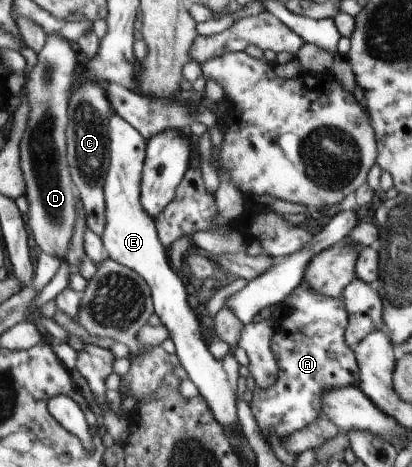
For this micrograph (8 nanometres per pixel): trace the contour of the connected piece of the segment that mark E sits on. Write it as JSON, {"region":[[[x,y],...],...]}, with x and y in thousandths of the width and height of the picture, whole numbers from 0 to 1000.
{"region":[[[267,248],[267,358],[255,392],[255,428],[260,435],[260,488],[248,507],[255,548],[267,548],[282,563],[311,570],[359,608],[371,668],[391,694],[408,707],[410,724],[425,743],[434,782],[454,799],[459,814],[478,829],[485,850],[505,865],[524,899],[549,923],[568,966],[585,957],[590,929],[575,921],[583,910],[573,897],[573,812],[578,812],[578,775],[563,747],[536,769],[519,767],[505,754],[490,722],[490,694],[476,670],[461,662],[451,638],[461,638],[447,606],[413,576],[393,520],[383,520],[369,467],[342,441],[340,362],[350,336],[350,293],[333,274],[323,274],[291,248]]]}

